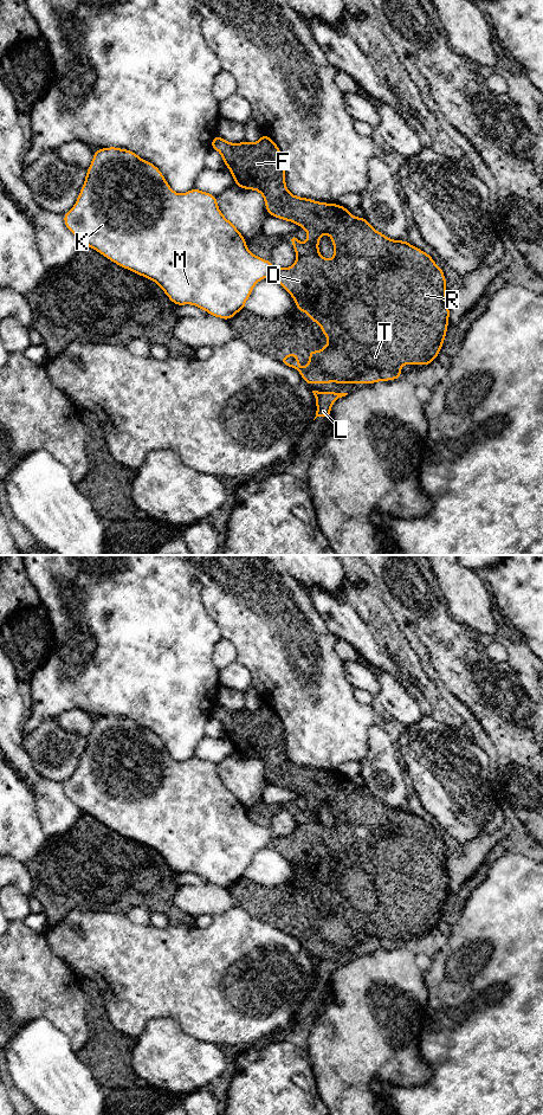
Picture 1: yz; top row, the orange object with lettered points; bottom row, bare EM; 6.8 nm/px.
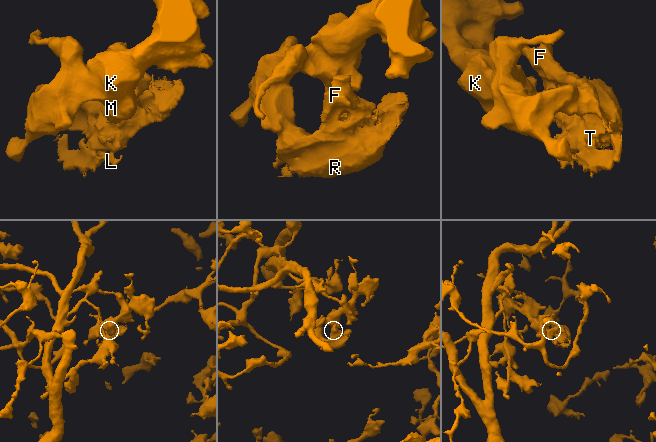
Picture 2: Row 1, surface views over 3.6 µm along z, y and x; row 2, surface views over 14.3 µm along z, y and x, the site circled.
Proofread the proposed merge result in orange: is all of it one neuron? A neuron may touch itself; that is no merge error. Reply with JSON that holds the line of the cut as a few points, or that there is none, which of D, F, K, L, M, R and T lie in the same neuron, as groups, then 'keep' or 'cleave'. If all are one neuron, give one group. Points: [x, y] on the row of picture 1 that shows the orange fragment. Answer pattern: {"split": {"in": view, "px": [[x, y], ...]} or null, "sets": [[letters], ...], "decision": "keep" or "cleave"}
{"split": {"in": "yz", "px": [[275, 268], [270, 275]]}, "sets": [["D", "F", "L", "R", "T"], ["K", "M"]], "decision": "cleave"}

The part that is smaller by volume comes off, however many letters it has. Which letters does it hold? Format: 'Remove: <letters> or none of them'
Remove: D, F, L, R, T

